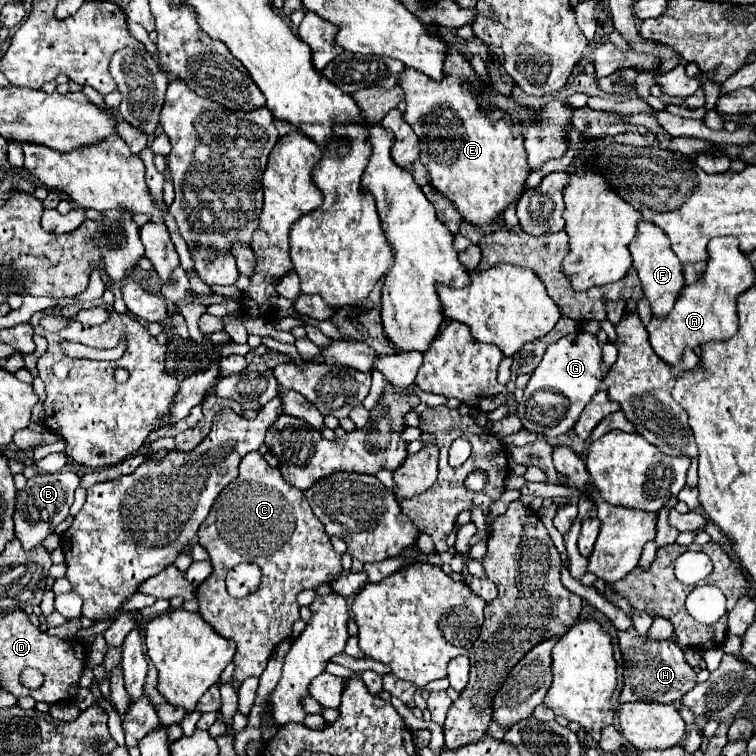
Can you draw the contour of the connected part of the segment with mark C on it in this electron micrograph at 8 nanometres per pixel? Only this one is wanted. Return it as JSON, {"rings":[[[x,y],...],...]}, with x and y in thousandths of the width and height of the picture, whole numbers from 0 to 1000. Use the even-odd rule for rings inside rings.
{"rings":[[[329,598],[319,608],[316,630],[303,643],[298,643],[298,651],[292,651],[292,656],[287,656],[271,693],[266,693],[261,704],[261,714],[276,730],[282,746],[279,762],[258,783],[258,791],[263,794],[263,812],[274,825],[279,825],[287,839],[313,852],[313,862],[308,870],[308,899],[321,902],[329,894],[345,894],[353,881],[353,873],[361,868],[364,854],[385,841],[385,831],[396,820],[398,802],[393,796],[393,786],[406,778],[419,780],[425,775],[438,772],[454,757],[451,733],[440,728],[435,709],[430,709],[425,690],[409,672],[403,653],[396,646],[388,646],[372,630],[369,619],[358,619],[343,598]],[[306,743],[337,743],[345,751],[348,765],[340,783],[327,791],[303,788],[303,783],[298,780],[298,762],[300,746]]]}

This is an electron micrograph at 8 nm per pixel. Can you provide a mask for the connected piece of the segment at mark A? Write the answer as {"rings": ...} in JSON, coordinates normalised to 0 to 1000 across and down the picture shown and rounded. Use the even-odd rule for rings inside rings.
{"rings":[[[943,315],[935,331],[938,347],[927,370],[901,384],[890,410],[880,423],[861,421],[861,426],[856,429],[858,452],[866,468],[882,481],[896,481],[906,460],[922,463],[940,450],[964,450],[967,444],[975,442],[978,434],[975,392],[996,378],[999,357],[988,339],[978,331],[975,317],[970,315]]]}

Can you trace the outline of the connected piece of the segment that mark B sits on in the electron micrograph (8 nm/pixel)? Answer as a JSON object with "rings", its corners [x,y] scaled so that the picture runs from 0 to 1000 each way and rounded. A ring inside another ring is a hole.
{"rings":[[[83,622],[73,627],[49,627],[36,635],[36,643],[22,653],[20,675],[20,712],[28,717],[30,728],[44,728],[52,722],[73,698],[91,683],[97,667],[97,651],[104,643],[104,627],[97,622]]]}

